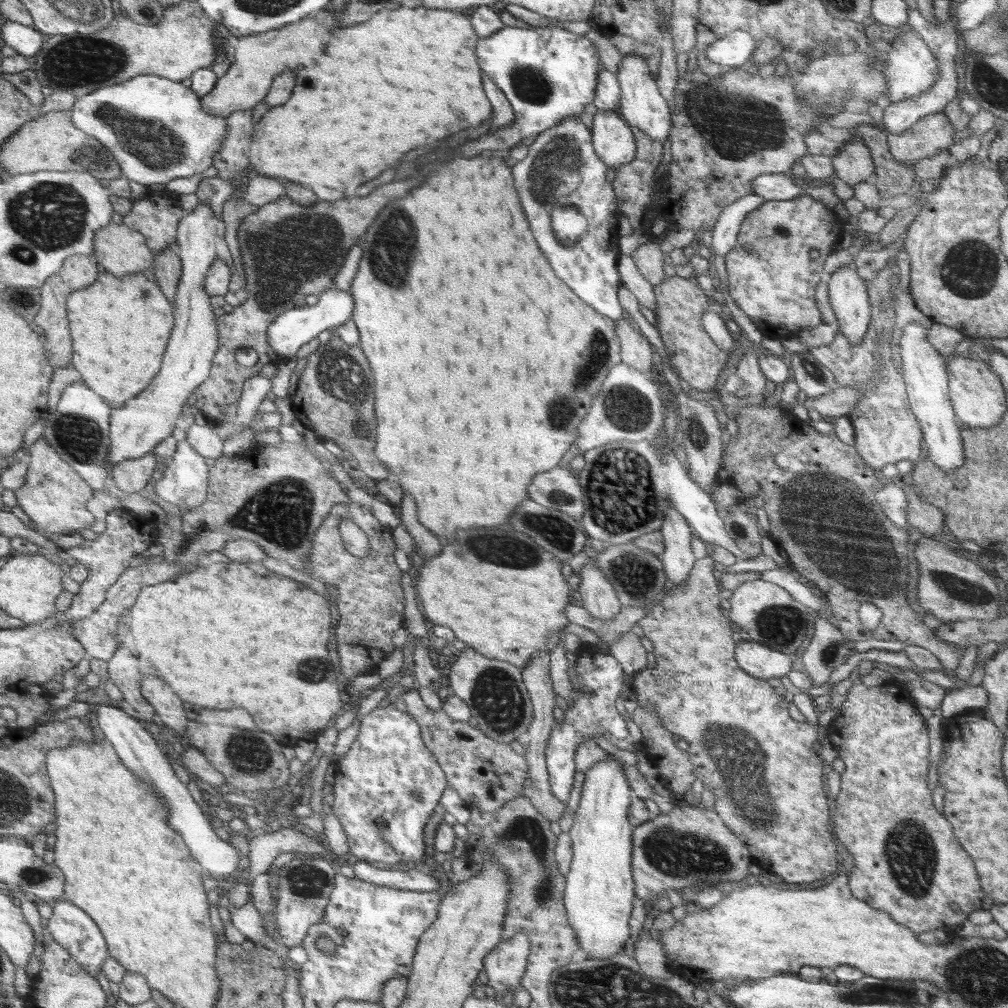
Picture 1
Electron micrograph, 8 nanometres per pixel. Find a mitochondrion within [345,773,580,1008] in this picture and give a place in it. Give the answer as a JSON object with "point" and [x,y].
{"point":[528,830]}

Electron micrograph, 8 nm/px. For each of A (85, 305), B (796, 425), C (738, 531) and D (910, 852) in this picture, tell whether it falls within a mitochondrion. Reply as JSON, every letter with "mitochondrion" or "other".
{"A":"other","B":"other","C":"other","D":"mitochondrion"}

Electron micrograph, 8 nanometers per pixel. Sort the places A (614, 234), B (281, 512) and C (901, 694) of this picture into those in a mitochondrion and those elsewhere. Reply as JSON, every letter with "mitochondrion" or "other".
{"A":"other","B":"mitochondrion","C":"other"}

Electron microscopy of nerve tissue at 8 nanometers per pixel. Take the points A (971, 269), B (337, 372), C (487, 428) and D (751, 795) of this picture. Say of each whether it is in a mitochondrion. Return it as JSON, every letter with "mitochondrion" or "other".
{"A":"mitochondrion","B":"mitochondrion","C":"other","D":"mitochondrion"}

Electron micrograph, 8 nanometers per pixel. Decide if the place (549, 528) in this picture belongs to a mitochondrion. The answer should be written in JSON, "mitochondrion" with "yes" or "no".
{"mitochondrion":"yes"}

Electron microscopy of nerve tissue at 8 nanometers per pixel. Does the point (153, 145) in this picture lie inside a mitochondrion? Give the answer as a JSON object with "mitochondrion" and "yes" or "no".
{"mitochondrion":"yes"}

